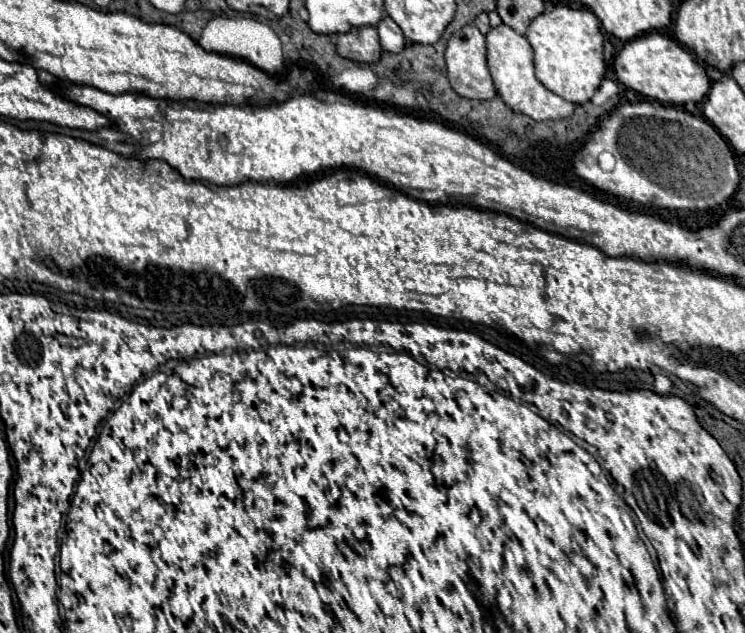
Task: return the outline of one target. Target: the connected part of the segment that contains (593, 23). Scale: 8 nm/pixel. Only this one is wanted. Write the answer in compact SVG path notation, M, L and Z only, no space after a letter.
M556 5L529 24L525 38L535 52L535 76L547 90L573 104L585 104L591 100L605 76L603 32L591 10Z

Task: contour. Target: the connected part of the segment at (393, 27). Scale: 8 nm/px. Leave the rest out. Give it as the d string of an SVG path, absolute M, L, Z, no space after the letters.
M385 16L385 18L379 22L377 30L379 30L381 46L383 46L385 52L401 52L401 50L403 50L403 46L405 46L405 36L403 36L401 28L399 28L389 16Z

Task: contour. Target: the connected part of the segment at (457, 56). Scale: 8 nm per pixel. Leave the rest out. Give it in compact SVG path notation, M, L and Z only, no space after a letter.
M469 24L463 26L461 30L457 30L449 42L447 42L447 50L445 50L445 62L447 62L447 78L453 86L453 90L461 96L461 98L469 98L469 100L491 100L497 96L493 80L489 76L487 70L487 56L485 56L485 36L477 30L477 26Z

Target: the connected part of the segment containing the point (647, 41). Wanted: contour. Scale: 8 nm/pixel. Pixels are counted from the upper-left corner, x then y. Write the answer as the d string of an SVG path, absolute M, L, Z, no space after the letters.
M649 32L645 36L629 40L617 54L613 66L617 80L623 86L661 104L677 104L677 106L683 106L687 102L697 104L707 96L711 88L711 82L705 76L705 70L695 60L695 56L689 50L685 50L679 42L665 38L659 32Z

